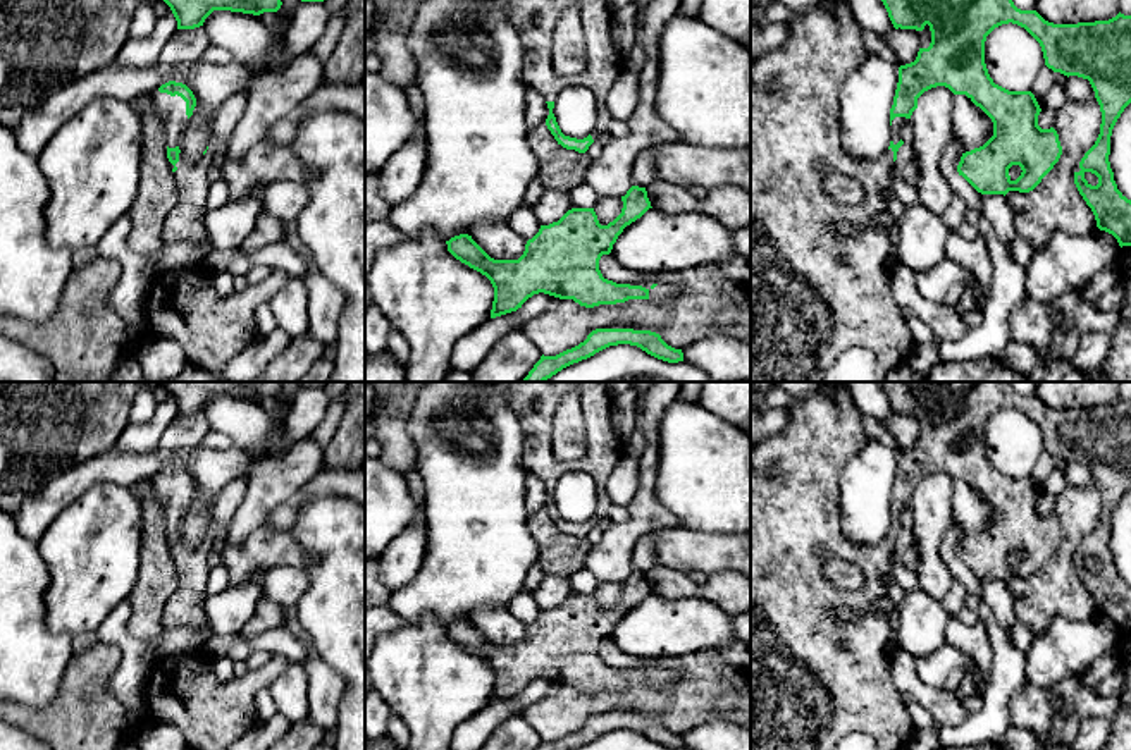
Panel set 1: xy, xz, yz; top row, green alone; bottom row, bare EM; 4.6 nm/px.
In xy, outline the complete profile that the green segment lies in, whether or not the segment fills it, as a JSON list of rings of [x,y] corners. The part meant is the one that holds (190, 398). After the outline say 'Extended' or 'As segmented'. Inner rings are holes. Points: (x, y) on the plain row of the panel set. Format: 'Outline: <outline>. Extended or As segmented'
Outline: [[[162,382],[170,392],[177,415],[203,411],[213,396],[231,396],[260,401],[275,397],[279,401],[279,420],[284,421],[296,392],[301,387],[324,387],[327,382]]]. Extended

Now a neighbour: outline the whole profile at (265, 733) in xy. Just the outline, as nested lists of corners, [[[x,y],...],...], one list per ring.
[[[279,712],[269,721],[258,721],[253,729],[227,750],[269,750],[275,741],[287,735],[293,722]]]

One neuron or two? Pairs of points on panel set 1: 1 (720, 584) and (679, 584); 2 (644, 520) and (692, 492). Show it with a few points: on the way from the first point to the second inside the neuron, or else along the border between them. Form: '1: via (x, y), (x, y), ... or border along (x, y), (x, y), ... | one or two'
1: via (710, 590), (689, 589) | one
2: border along (656, 467), (656, 497), (684, 525) | two

